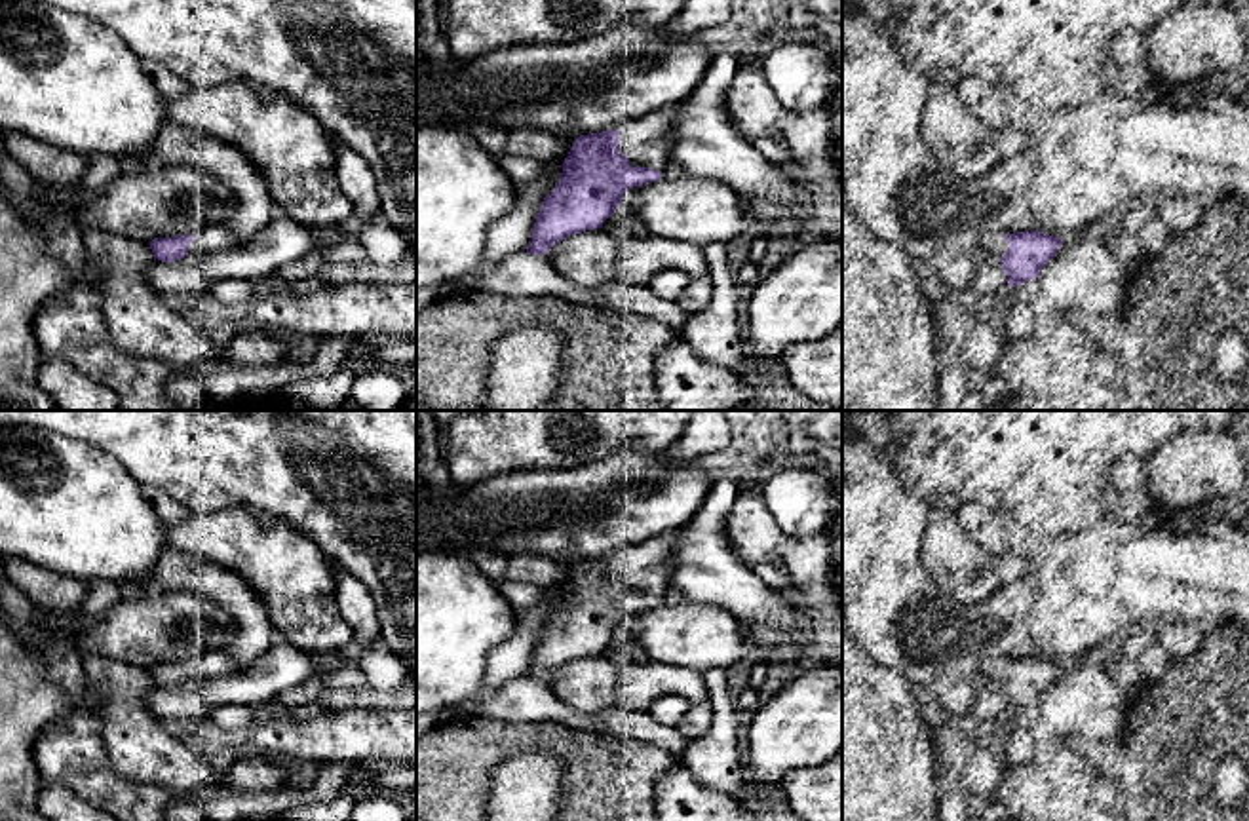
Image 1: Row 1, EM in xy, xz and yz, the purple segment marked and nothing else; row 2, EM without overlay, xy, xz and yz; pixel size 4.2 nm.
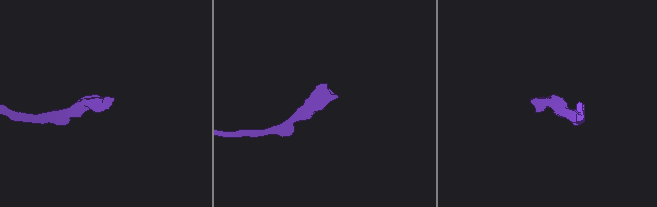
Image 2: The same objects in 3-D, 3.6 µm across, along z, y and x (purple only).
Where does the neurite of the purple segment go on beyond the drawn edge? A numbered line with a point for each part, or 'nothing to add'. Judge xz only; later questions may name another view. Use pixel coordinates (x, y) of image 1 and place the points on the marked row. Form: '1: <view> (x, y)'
1: xz (649, 141)

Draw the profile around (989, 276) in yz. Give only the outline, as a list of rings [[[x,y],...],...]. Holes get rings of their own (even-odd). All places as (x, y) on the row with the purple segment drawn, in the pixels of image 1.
[[[981,253],[973,262],[971,293],[983,302],[1008,285],[1006,270],[998,257]]]

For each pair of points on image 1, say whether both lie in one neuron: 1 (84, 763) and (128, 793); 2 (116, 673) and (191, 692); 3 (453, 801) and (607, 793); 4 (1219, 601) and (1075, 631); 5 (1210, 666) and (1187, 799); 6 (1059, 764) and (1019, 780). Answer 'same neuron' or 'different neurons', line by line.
1: same neuron
2: different neurons
3: same neuron
4: same neuron
5: same neuron
6: same neuron

